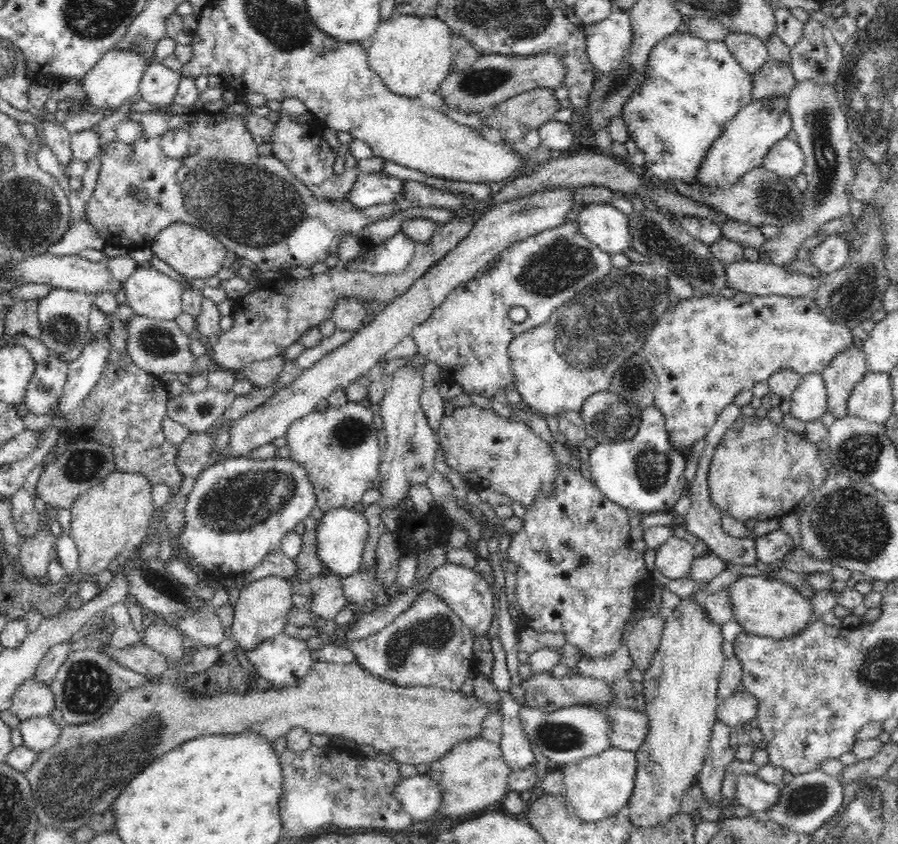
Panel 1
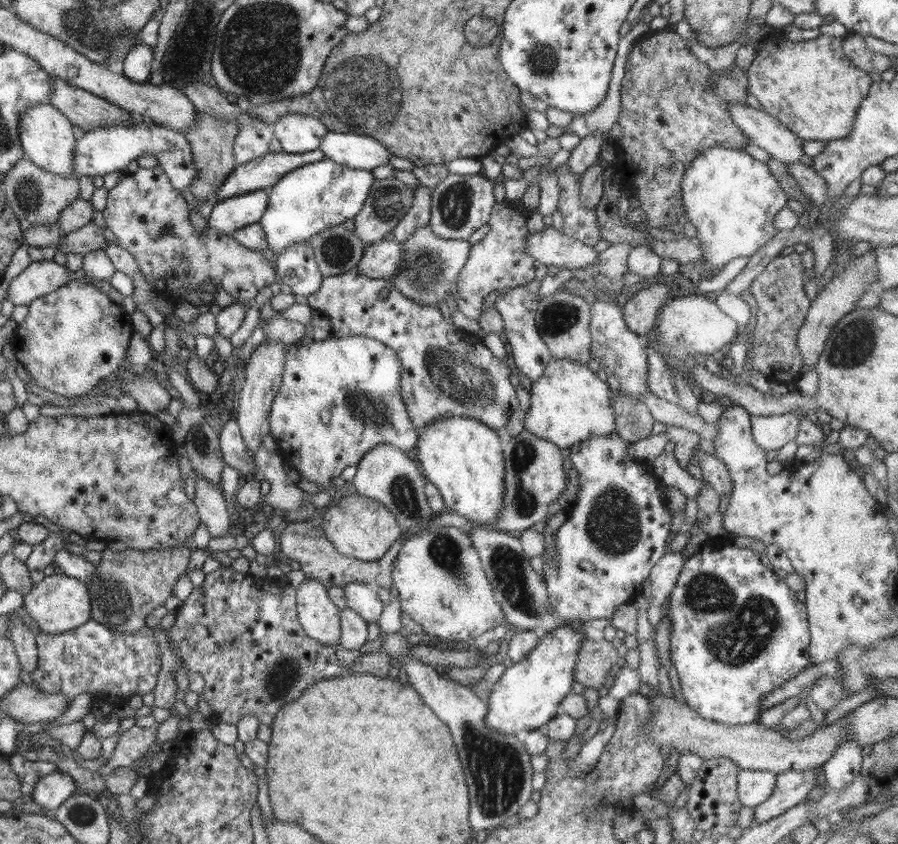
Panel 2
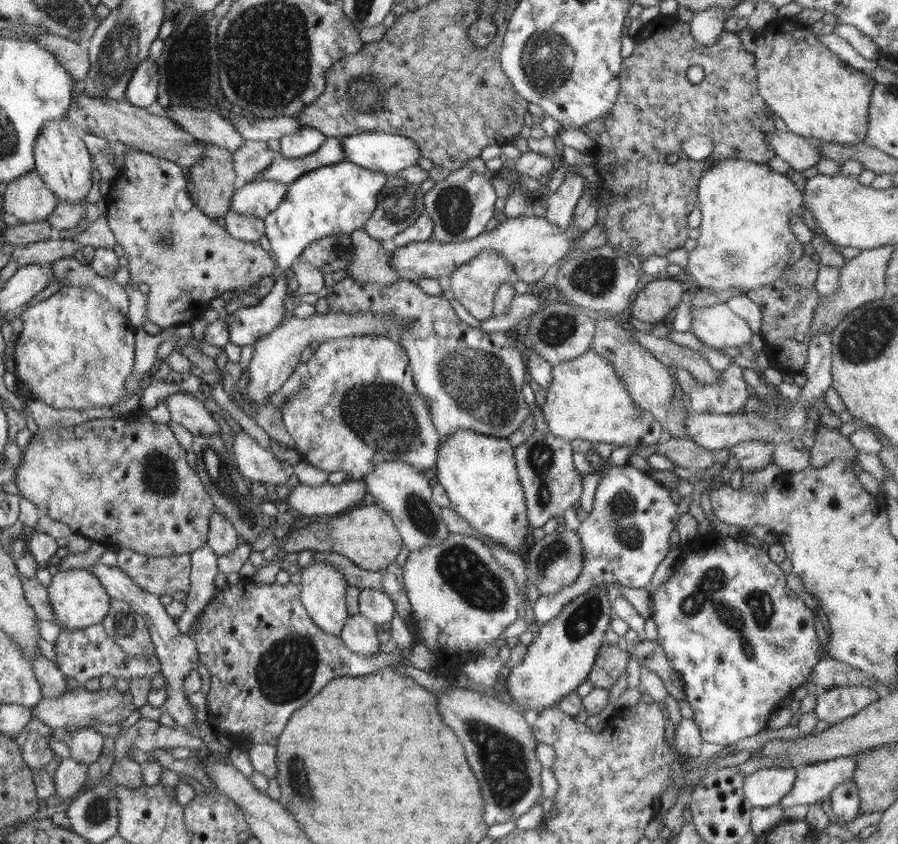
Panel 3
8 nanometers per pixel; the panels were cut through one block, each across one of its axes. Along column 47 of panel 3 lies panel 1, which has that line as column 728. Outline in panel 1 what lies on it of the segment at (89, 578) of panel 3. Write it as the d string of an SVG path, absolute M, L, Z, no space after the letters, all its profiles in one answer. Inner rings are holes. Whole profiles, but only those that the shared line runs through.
M740 576L727 587L732 595L734 618L743 630L760 637L788 639L800 635L802 630L816 620L810 598L783 581L759 576Z

